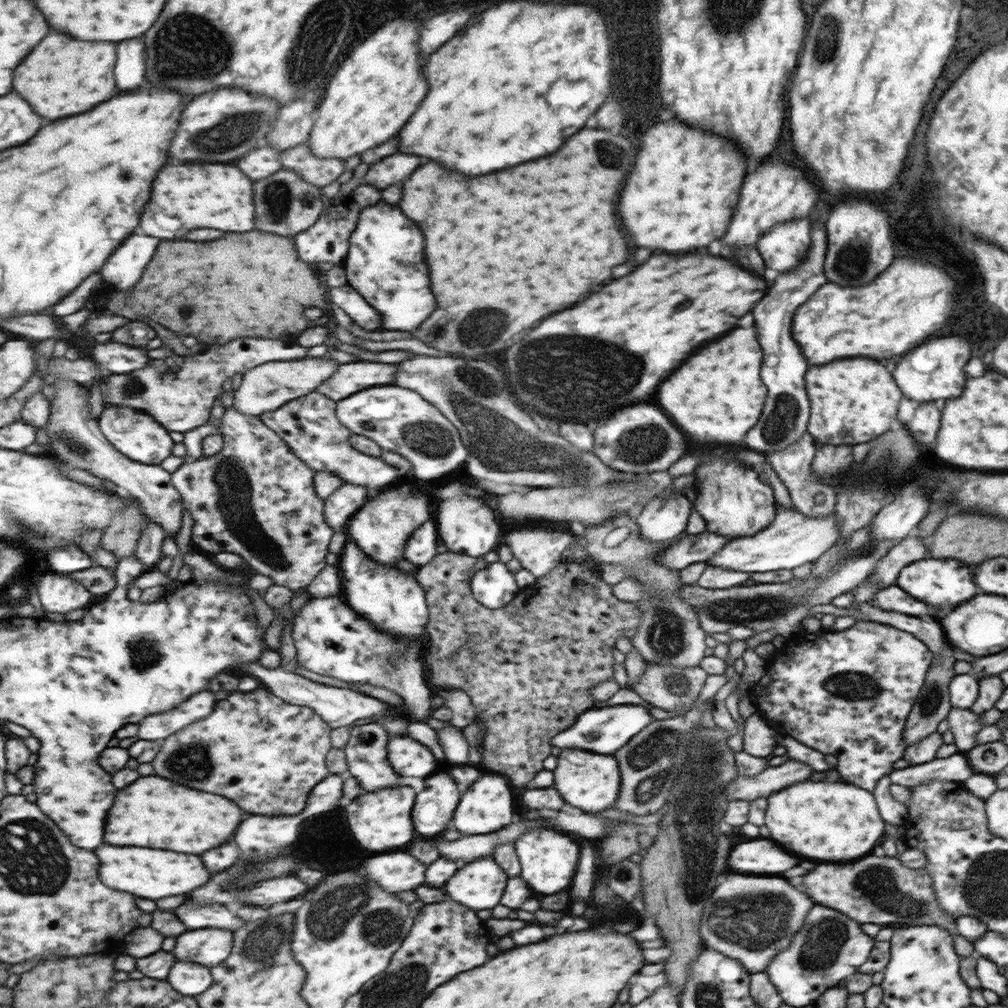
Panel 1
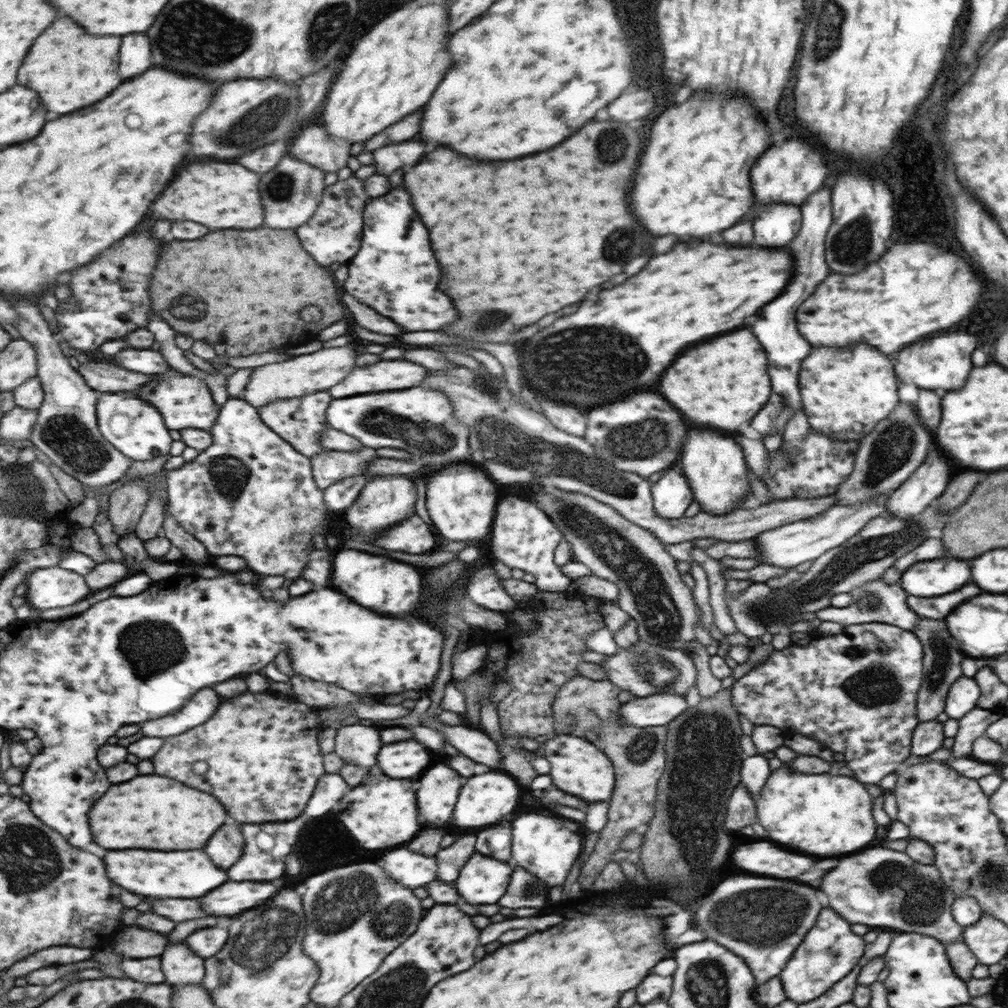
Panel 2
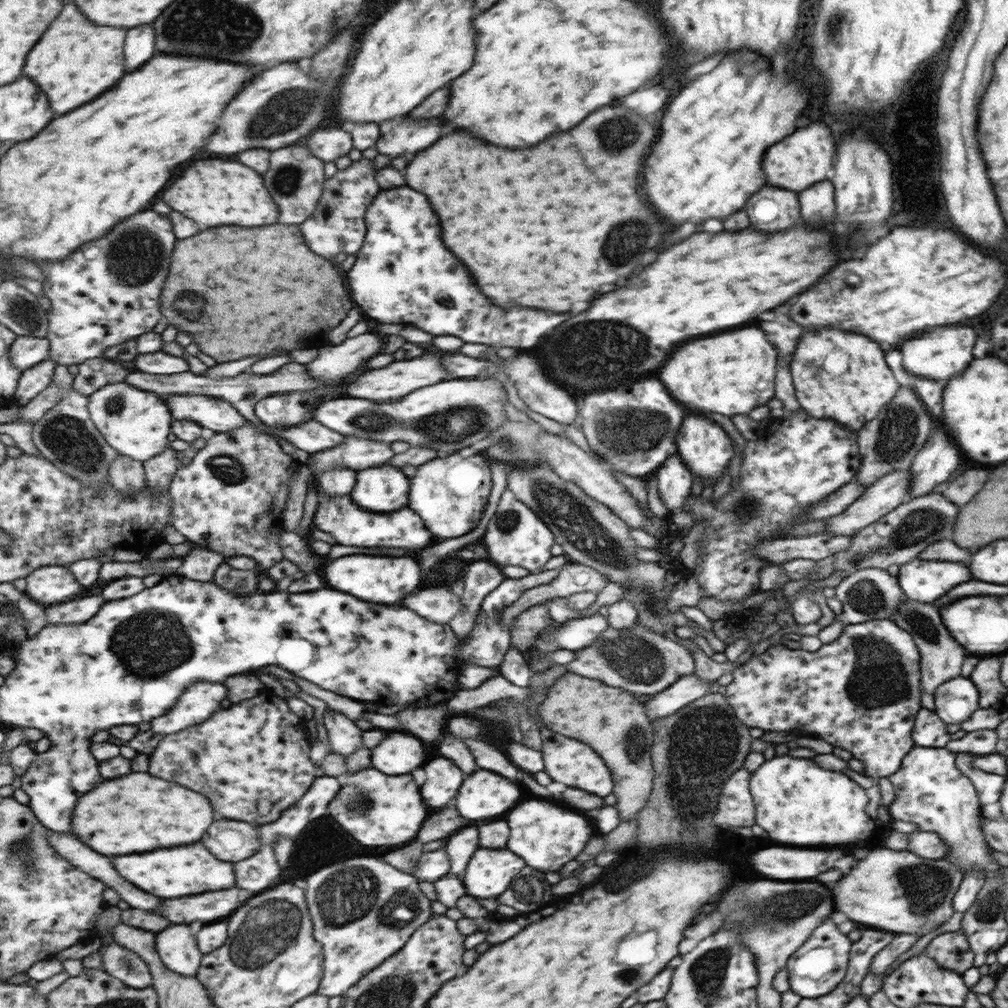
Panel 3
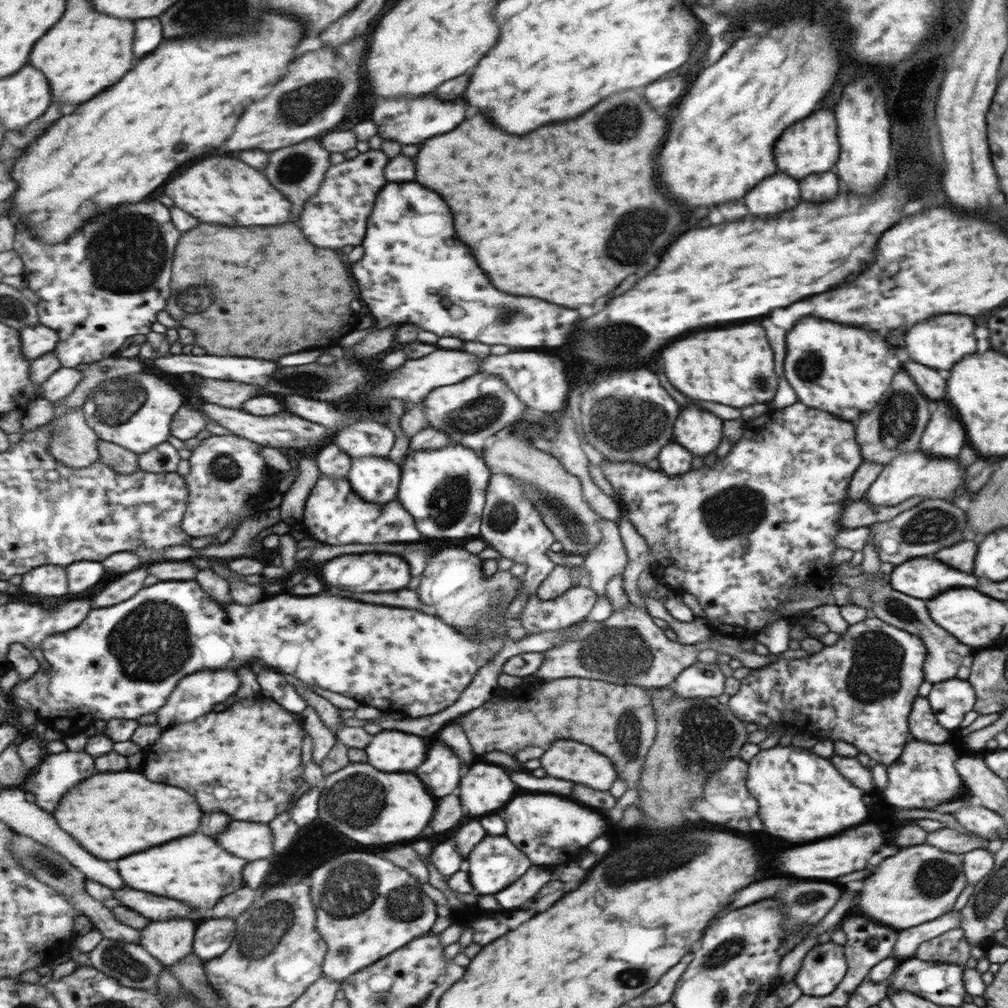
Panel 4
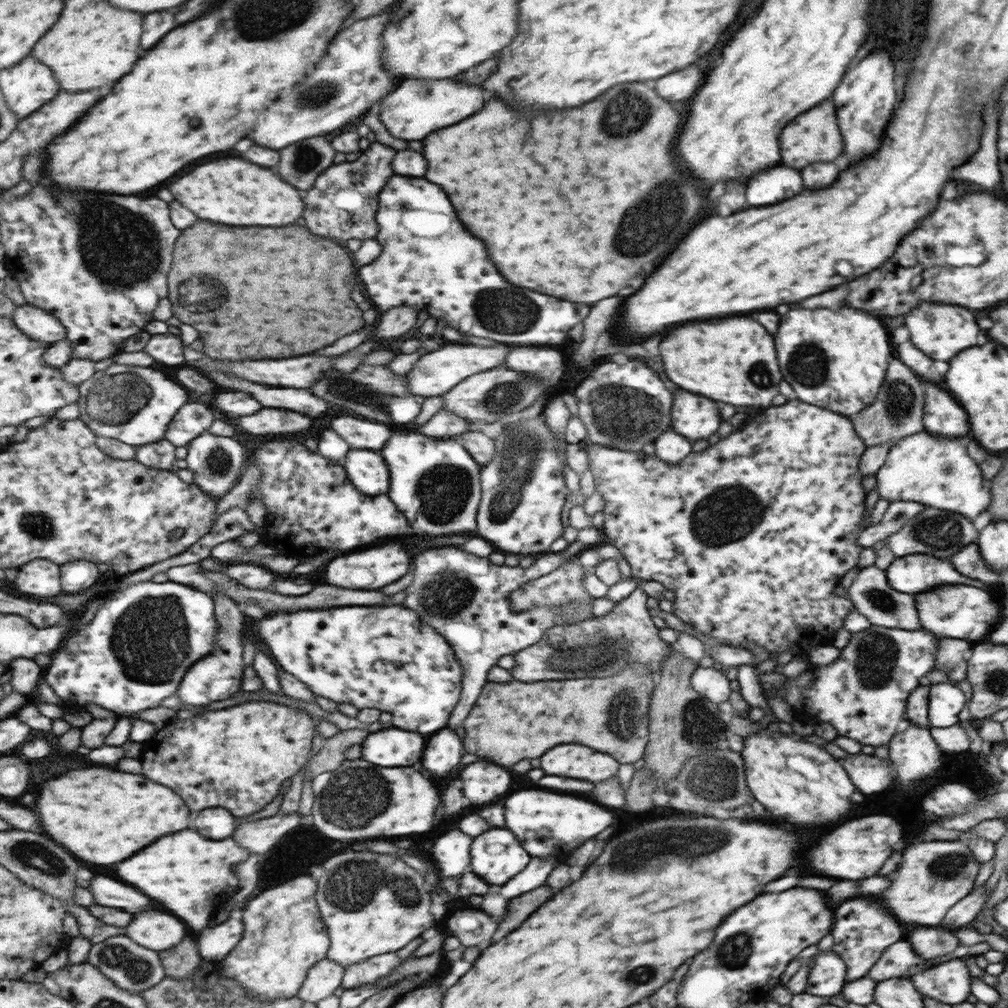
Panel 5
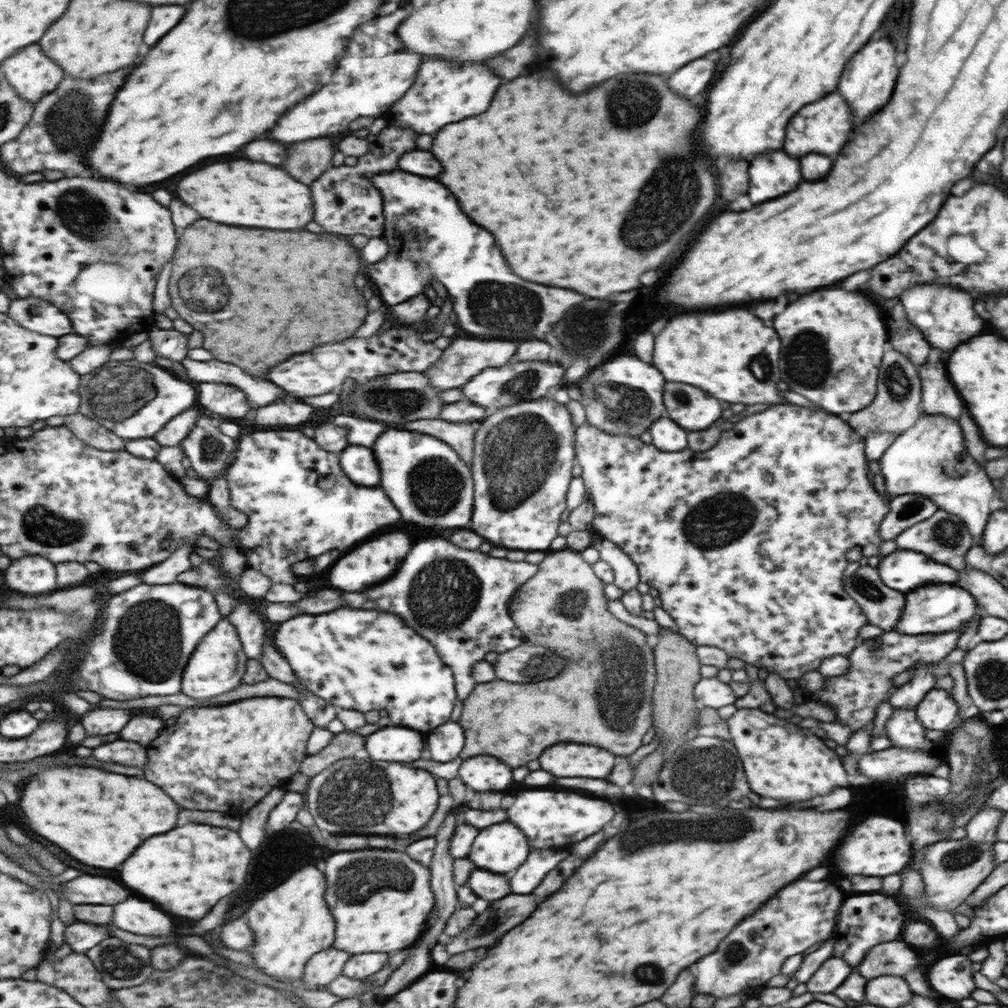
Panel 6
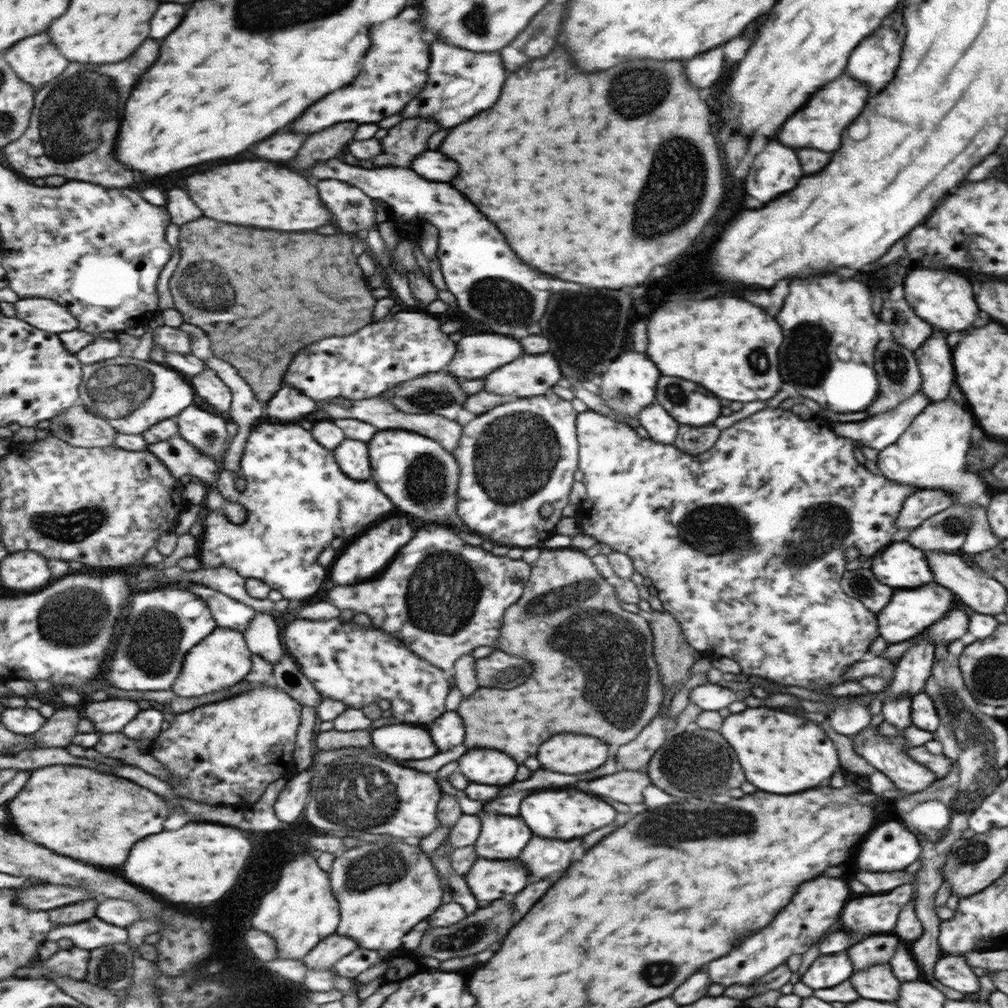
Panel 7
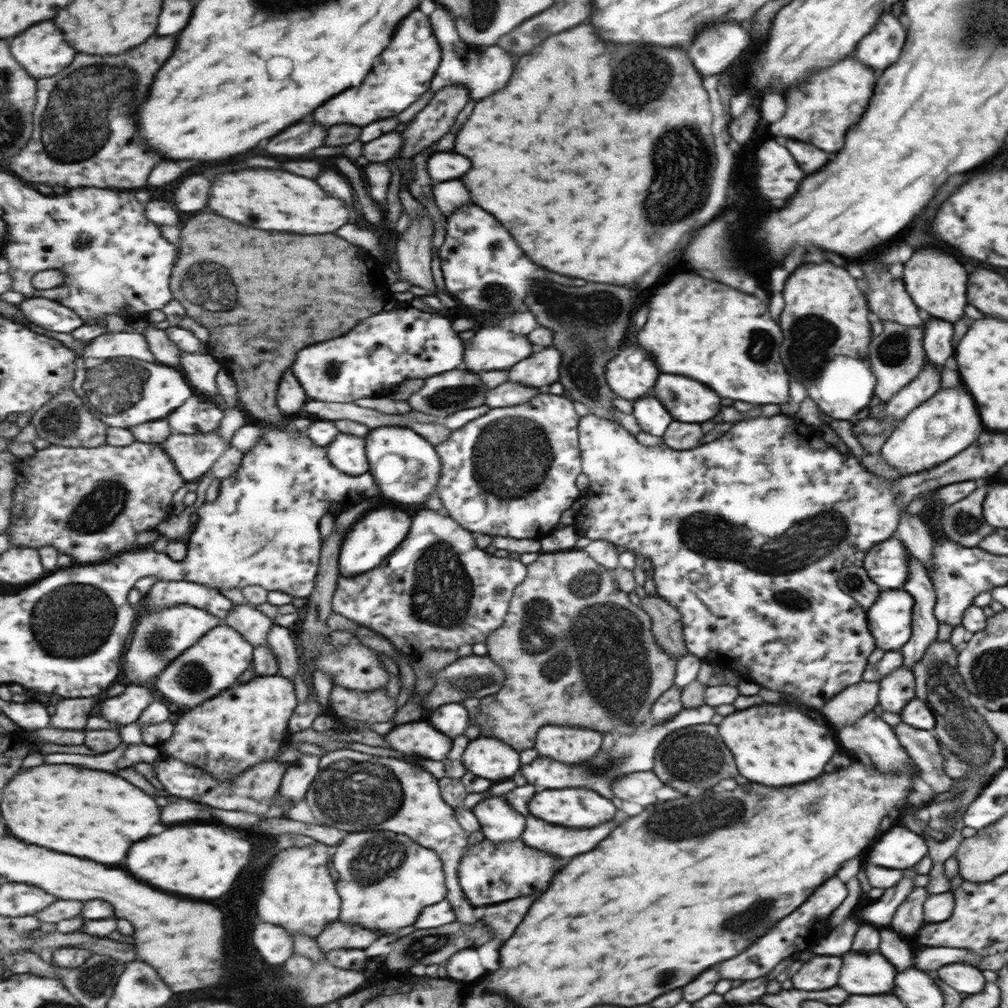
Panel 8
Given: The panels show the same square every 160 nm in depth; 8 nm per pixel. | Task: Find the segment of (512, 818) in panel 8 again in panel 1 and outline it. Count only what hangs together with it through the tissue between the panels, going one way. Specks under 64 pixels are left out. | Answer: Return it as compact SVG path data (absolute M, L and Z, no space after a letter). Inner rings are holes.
M489 856L473 860L449 880L447 894L475 910L499 906L510 878L505 870Z

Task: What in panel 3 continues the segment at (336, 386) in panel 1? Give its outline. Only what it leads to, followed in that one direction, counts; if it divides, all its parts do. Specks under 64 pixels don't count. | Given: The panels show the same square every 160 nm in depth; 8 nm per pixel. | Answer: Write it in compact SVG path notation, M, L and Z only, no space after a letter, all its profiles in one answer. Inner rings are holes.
M425 354L421 358L415 360L403 360L403 362L393 362L387 368L379 368L379 370L371 370L363 376L357 378L357 382L349 384L347 394L355 396L355 398L367 398L367 400L375 400L375 402L397 402L401 398L405 398L407 394L425 388L425 386L433 386L439 384L447 378L447 370L443 366L443 358L439 354Z

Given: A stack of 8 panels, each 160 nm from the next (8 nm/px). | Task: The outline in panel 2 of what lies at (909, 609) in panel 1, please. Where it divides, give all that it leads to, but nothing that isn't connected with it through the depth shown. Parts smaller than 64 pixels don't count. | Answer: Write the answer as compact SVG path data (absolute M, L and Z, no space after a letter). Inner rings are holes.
M967 584L967 588L961 588L959 592L951 592L939 598L913 598L907 596L907 604L909 608L917 614L917 616L925 616L931 620L941 620L949 614L949 610L953 610L953 606L961 604L963 600L977 596L981 590L975 584Z

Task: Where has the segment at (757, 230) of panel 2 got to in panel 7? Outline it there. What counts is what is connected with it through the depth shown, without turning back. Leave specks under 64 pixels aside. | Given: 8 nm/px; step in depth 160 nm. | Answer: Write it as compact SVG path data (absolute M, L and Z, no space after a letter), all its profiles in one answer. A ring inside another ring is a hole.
M769 140L755 156L749 174L745 176L745 192L759 202L769 202L777 198L775 194L791 190L801 174L795 152L775 140Z

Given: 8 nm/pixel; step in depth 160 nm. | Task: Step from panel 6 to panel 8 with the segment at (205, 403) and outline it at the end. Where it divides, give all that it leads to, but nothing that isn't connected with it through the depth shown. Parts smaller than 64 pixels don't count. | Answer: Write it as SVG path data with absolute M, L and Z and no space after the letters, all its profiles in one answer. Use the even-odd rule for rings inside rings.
M180 351L180 357L182 362L181 370L195 388L195 393L205 397L220 395L216 378L218 372L224 366L215 359L211 352Z

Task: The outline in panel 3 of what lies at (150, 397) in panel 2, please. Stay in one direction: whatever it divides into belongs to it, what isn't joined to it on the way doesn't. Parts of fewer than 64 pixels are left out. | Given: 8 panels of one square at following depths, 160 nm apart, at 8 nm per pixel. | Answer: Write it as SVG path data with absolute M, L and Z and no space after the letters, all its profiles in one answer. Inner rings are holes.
M169 396L171 412L175 420L192 420L205 430L231 432L247 426L249 419L244 417L230 402L217 396Z

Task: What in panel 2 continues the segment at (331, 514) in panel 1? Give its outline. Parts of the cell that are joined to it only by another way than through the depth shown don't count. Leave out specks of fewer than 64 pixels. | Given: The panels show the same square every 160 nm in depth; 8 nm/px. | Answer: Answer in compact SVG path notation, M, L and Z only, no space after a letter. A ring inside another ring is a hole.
M365 475L353 476L345 478L336 484L330 485L324 491L326 504L332 512L345 515L345 512L357 502L357 498L361 496L361 491L367 486L369 478Z

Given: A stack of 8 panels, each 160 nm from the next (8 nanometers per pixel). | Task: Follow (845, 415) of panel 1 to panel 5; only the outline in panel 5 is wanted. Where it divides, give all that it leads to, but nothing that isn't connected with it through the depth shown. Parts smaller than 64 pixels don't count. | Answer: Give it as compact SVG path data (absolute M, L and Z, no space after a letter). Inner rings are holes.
M815 308L791 310L779 318L775 332L783 378L804 403L851 416L869 407L879 384L885 380L885 366L891 356L887 332L863 310Z

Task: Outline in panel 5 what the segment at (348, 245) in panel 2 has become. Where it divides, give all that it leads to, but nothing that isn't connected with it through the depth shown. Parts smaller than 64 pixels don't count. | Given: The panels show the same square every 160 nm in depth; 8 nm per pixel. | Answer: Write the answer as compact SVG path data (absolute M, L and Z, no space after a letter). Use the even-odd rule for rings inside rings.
M373 142L357 162L343 162L335 168L327 168L323 176L319 176L319 188L311 188L307 192L307 228L319 236L351 240L356 238L361 241L375 239L380 233L377 220L380 209L380 198L387 180L395 174L393 172L393 158L397 150ZM319 198L319 200L317 200Z

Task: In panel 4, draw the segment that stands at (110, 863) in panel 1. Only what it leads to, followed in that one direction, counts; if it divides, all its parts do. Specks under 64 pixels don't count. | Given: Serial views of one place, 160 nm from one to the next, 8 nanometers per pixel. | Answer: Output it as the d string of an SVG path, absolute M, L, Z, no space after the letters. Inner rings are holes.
M193 834L171 840L171 844L137 852L135 856L127 856L127 860L117 862L117 870L127 886L135 890L145 890L157 896L171 896L191 904L197 912L207 914L207 910L219 904L221 898L243 888L243 870L246 870L248 862L227 852L217 840L205 834Z

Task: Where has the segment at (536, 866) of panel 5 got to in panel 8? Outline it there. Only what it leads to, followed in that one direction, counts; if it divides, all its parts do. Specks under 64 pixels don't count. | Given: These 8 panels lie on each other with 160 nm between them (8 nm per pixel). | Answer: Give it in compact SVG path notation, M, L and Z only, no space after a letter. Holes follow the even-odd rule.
M527 816L527 832L523 832L522 839L528 847L543 848L543 852L559 858L571 858L595 848L613 828L615 822L603 822L593 828L565 828Z

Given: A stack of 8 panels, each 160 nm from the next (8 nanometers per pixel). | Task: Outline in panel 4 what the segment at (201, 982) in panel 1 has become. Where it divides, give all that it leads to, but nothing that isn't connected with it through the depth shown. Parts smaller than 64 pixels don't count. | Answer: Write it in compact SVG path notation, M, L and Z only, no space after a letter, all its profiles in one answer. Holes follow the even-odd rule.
M193 920L151 922L141 930L140 944L165 967L170 968L194 953L195 930L197 924Z

